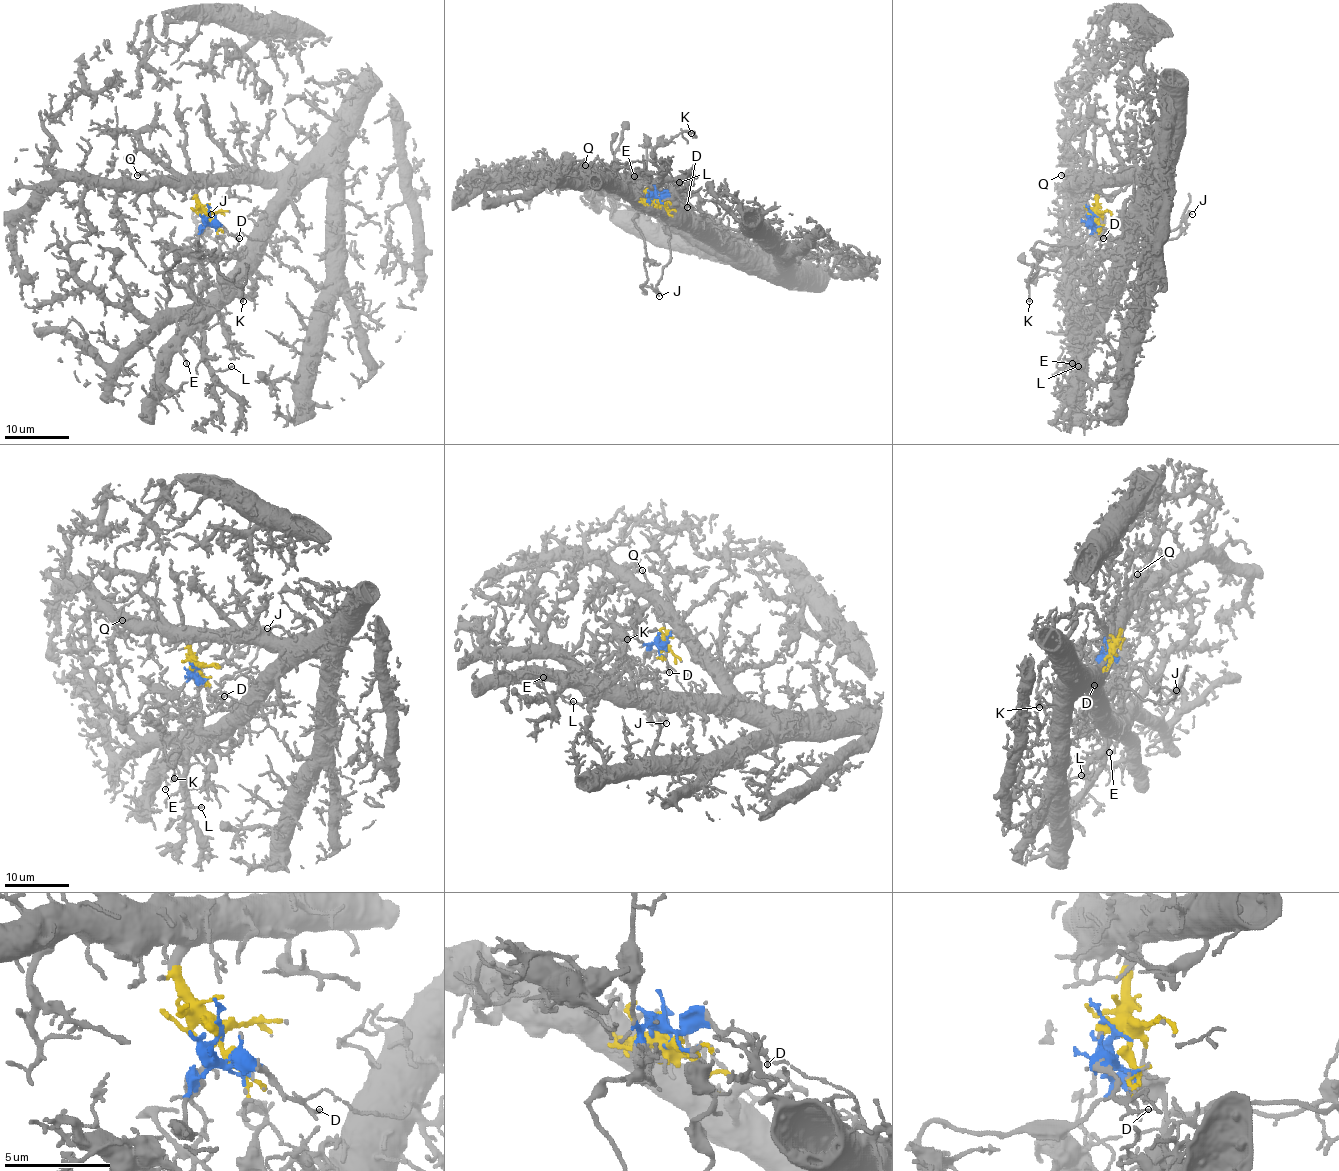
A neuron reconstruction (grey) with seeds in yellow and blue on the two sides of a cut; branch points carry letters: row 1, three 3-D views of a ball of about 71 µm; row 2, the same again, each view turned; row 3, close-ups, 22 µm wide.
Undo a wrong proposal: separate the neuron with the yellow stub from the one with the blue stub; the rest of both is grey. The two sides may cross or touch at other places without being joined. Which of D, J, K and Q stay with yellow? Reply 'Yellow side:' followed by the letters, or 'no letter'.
Yellow side: Q

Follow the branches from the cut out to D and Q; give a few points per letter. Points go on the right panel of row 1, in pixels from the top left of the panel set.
D: (1094, 214), (1092, 233), (1104, 238)
Q: (1094, 214), (1096, 187), (1073, 174), (1060, 176)

